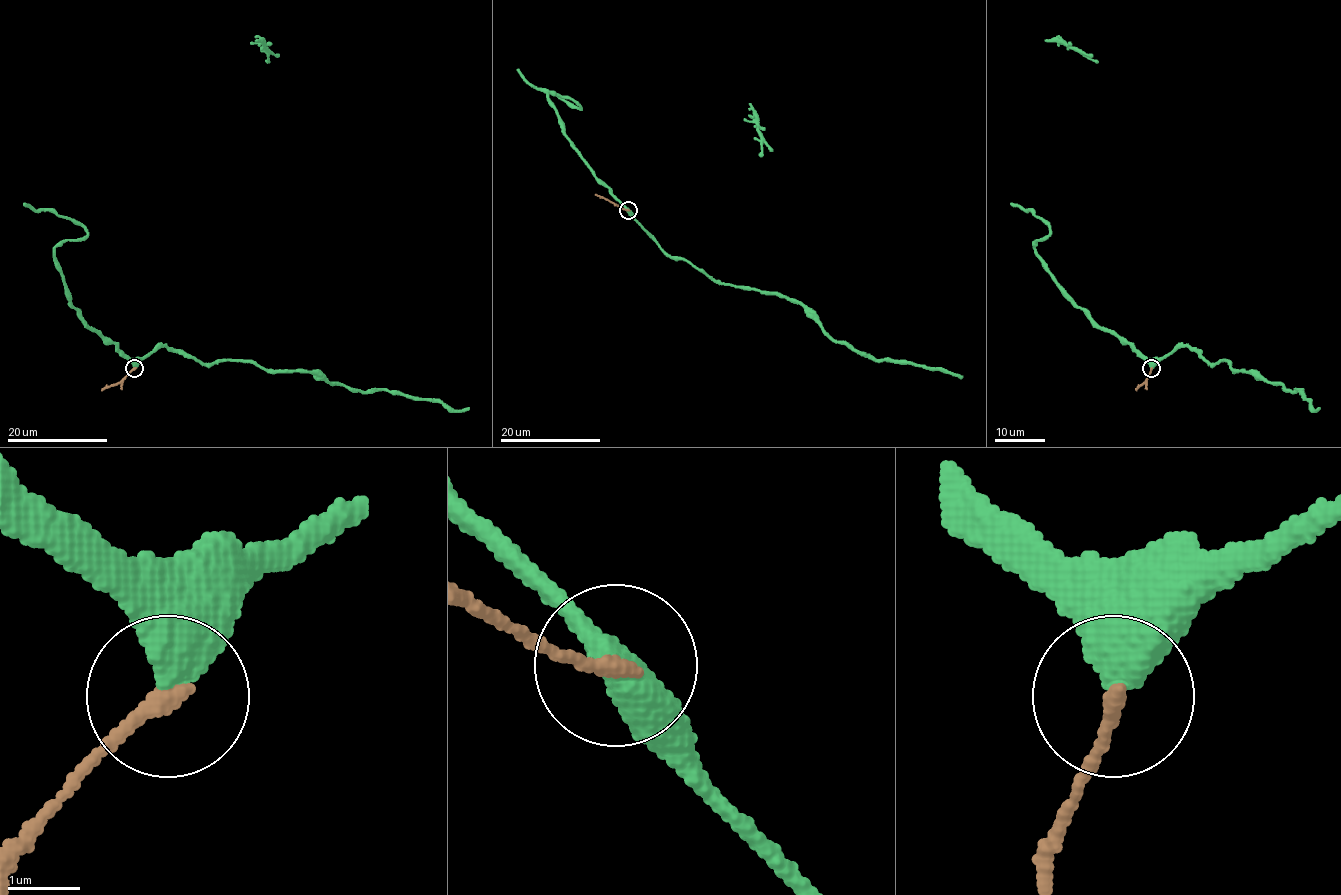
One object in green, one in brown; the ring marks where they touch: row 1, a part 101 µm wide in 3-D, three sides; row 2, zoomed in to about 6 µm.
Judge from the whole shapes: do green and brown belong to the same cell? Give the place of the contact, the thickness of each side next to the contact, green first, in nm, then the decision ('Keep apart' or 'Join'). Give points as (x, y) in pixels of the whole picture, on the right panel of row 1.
Place: (1151, 368). Thickness 600 nm (green) against 240 nm. Keep apart

